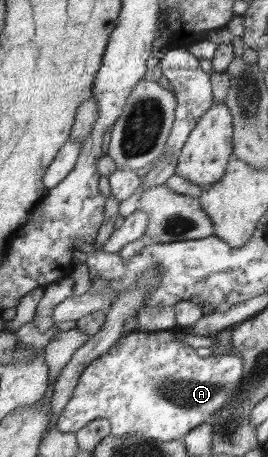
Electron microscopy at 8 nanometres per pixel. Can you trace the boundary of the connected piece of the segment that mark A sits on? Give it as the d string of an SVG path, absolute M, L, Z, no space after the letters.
M177 330L160 332L132 331L114 347L93 360L80 375L72 399L56 421L56 430L75 433L97 418L110 421L111 432L117 437L138 435L142 438L182 441L197 426L212 422L215 414L228 400L240 394L243 362L238 354L200 357L194 348L176 338Z

